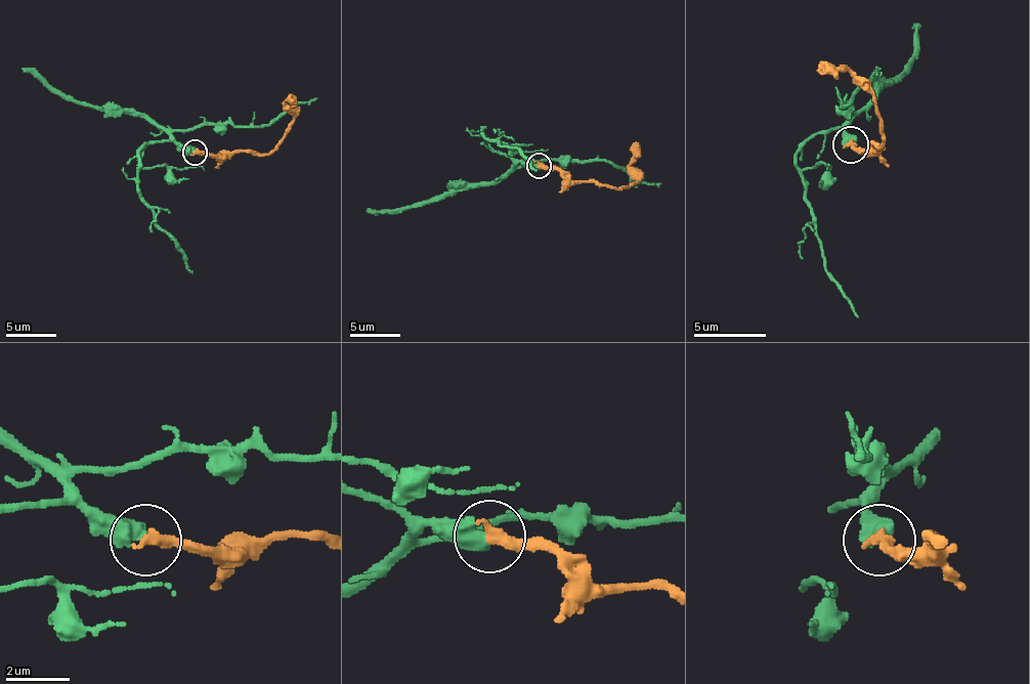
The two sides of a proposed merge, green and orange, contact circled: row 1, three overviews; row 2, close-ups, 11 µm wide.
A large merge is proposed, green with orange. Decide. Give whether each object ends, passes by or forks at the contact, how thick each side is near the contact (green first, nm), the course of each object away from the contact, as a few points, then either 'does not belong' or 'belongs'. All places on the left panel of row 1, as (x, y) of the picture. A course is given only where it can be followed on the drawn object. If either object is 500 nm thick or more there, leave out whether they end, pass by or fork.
calibres 550 and 420 nm; course green (196, 151), (180, 151), (170, 140), (153, 140), (137, 153), (137, 190), (153, 211), (155, 223), (192, 273); course orange (196, 153), (215, 156), (271, 151), (294, 118), (286, 102), (294, 100); does not belong

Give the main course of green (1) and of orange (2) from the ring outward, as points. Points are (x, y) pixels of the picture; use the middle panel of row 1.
1: (540, 165), (524, 165), (497, 153), (481, 134), (481, 127), (486, 137), (514, 147), (537, 170)
2: (540, 165), (559, 167), (572, 180), (628, 187), (638, 180), (630, 165), (638, 142)

